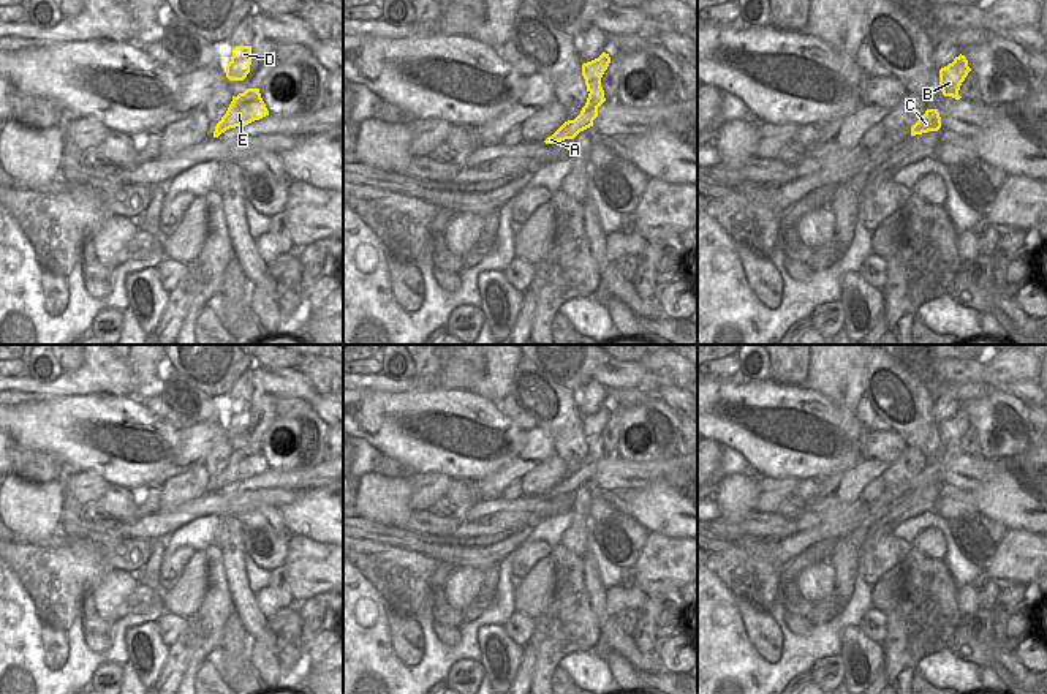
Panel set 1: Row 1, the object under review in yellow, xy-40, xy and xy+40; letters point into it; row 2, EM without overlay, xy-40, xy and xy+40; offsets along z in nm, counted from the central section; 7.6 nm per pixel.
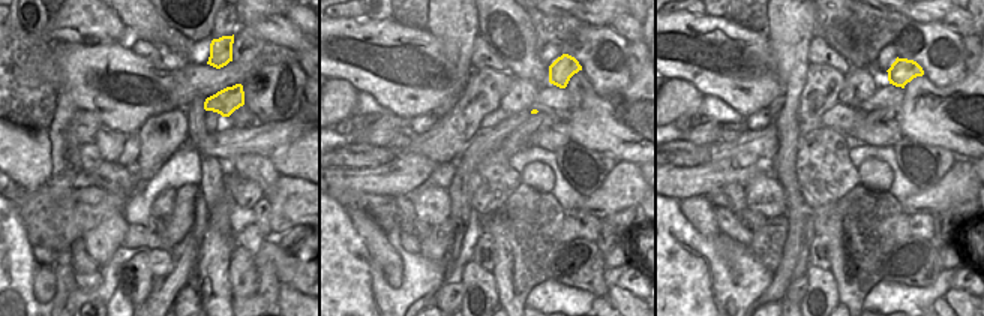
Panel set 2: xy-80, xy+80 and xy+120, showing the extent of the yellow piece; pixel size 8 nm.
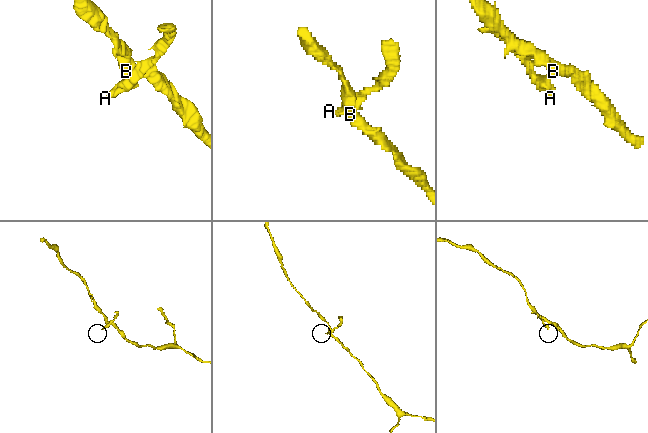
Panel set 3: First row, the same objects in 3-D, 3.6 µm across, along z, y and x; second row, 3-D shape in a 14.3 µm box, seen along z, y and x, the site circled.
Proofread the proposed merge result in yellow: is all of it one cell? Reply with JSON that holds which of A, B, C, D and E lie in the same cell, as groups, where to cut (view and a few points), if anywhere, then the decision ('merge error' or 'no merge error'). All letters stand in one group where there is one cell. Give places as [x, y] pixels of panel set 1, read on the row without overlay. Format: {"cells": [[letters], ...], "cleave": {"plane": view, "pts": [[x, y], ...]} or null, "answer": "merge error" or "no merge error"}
{"cells": [["A", "C", "E"], ["B", "D"]], "cleave": {"plane": "xy", "pts": [[600, 438], [590, 446]]}, "answer": "merge error"}

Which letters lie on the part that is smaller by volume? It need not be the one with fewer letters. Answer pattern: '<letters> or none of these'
A, C, E

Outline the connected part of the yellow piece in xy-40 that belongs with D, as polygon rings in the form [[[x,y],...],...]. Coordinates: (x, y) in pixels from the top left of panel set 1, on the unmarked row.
[[[236,400],[231,416],[226,419],[226,432],[229,435],[244,435],[250,427],[251,400]]]

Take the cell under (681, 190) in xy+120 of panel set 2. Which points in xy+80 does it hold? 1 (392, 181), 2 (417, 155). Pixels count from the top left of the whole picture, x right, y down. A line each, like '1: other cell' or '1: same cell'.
1: same cell
2: other cell

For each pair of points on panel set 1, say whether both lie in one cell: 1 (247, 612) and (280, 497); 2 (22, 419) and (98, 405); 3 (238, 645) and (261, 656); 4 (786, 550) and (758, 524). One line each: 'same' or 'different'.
1: different
2: same
3: different
4: different

